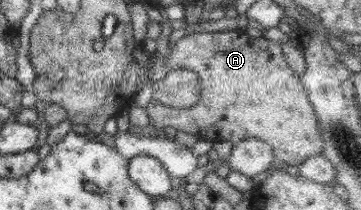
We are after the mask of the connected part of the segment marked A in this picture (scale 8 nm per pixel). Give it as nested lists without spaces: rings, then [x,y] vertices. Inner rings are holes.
[[[235,31],[189,34],[177,40],[175,46],[171,48],[169,58],[164,58],[162,55],[157,57],[157,62],[152,66],[155,81],[159,81],[160,68],[163,70],[187,68],[196,72],[202,83],[201,98],[193,107],[183,109],[164,106],[152,100],[147,108],[144,108],[149,116],[149,125],[159,130],[173,126],[177,131],[182,130],[213,143],[229,140],[235,144],[246,138],[259,138],[272,146],[278,162],[291,166],[298,166],[306,158],[322,154],[323,140],[321,140],[317,116],[300,81],[300,75],[287,65],[279,42],[266,40],[262,35],[241,35],[236,34]]]

